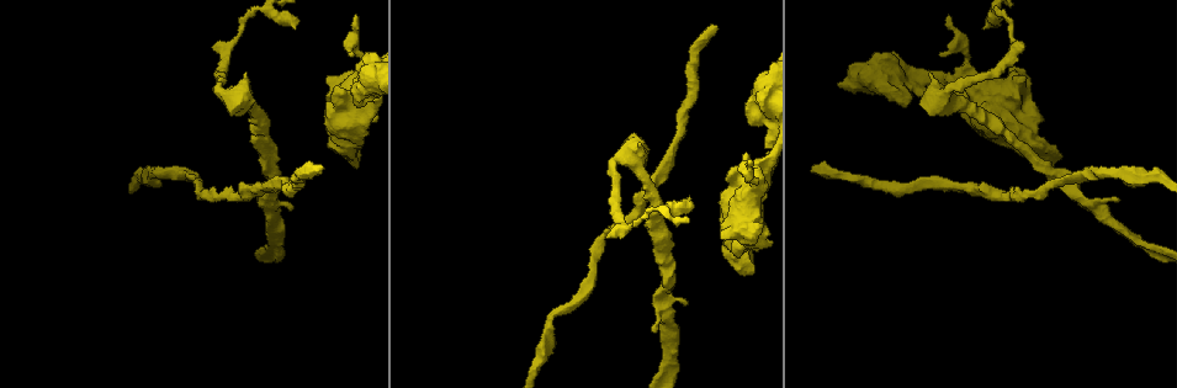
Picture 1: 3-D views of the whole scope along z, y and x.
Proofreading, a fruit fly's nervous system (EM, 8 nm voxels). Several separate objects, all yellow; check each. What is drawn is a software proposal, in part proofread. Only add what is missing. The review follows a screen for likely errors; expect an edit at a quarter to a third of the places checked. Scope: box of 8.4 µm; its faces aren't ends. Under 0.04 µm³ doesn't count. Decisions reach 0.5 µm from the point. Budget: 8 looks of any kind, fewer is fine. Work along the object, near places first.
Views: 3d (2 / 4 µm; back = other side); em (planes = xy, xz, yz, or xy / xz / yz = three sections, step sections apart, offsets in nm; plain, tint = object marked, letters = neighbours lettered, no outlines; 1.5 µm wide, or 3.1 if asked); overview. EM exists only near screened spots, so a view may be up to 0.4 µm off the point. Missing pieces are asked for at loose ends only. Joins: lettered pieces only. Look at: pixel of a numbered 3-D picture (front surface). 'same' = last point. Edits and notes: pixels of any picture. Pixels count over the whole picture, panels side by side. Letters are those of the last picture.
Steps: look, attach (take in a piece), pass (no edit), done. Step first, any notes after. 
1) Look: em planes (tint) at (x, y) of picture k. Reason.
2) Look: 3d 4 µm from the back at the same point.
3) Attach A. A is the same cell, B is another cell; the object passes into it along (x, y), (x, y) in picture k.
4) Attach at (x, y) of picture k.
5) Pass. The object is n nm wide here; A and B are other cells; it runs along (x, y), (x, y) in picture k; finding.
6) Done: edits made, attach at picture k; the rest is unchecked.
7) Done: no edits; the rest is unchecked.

Look: 3d 2 µm at (690, 197) of picture 1. Free end.

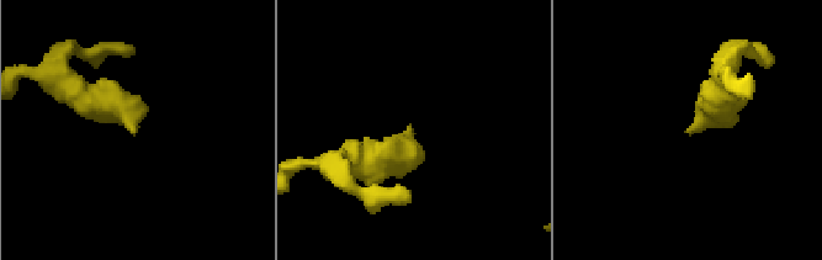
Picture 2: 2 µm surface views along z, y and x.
Look: em planes (plain) at (686, 129) of picture 2.

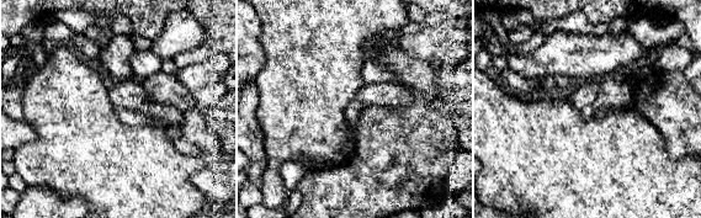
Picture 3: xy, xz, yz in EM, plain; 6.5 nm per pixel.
Look: em planes (letters) at the same point.

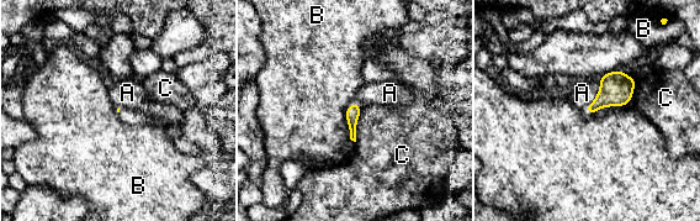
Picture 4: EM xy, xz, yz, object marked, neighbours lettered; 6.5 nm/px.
Pass. A, B and C are other cells; a border runs along (599, 78), (599, 91), (586, 106) in picture 4; none of them fits.

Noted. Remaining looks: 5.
Look: 3d 2 µm at (359, 165) of picture 1. Thick end.

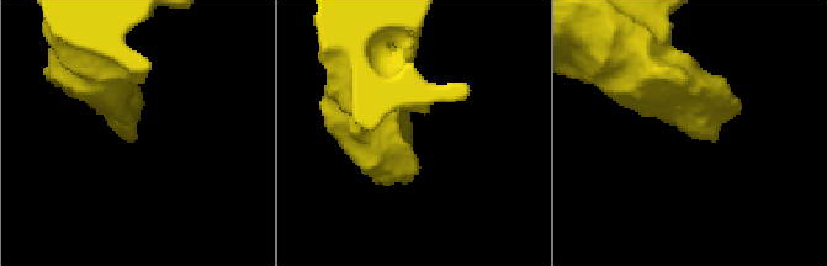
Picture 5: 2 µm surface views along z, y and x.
Look: em yz step 4 (letters) at (131, 138) of picture 5. Shape alone is not enough.

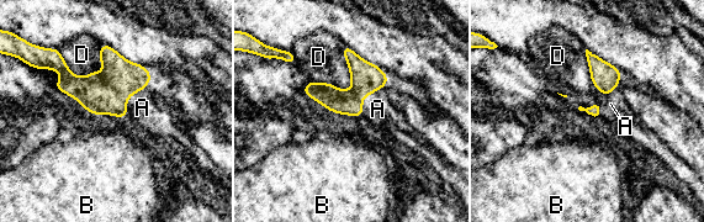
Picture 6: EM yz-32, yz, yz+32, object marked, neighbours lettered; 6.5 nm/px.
Attach A. A is the same cell, B and D are other cells; the object passes into it along (366, 78), (365, 95), (377, 109) in picture 6; the neuron continues.

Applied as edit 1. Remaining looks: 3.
Look: 3d 2 µm at (811, 168) of picture 1. End of a long branch.

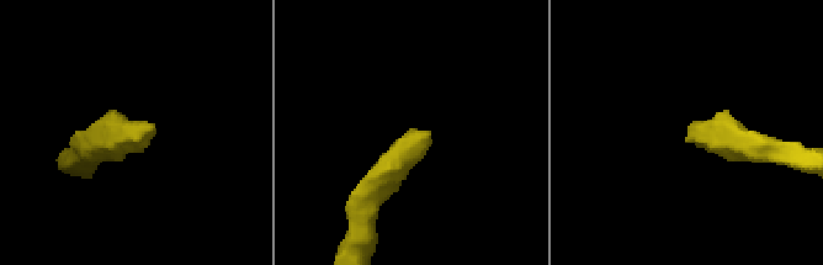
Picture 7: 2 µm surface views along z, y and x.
Look: em planes (plain) at (148, 128) of picture 7. Need the tissue.

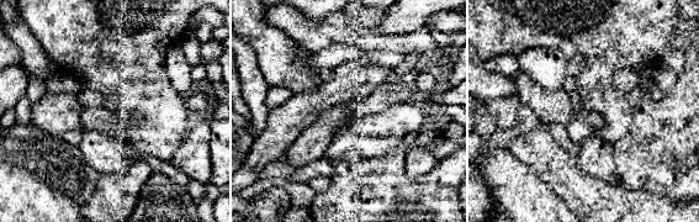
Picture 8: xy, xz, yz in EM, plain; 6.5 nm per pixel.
Look: em planes (letters) at the same point. See the neighbours.

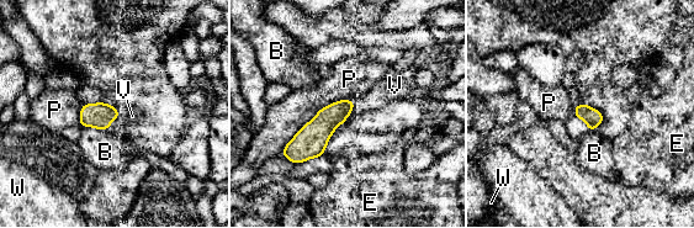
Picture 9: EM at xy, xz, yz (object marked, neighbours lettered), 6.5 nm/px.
Attach V. The longest contact is with P, 600 nm; V is the same cell, B, E, P and W are other cells; the neuron continues.

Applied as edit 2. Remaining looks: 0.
Done: edits made, attach at picture 6, attach at picture 9; the rest is unchecked.

